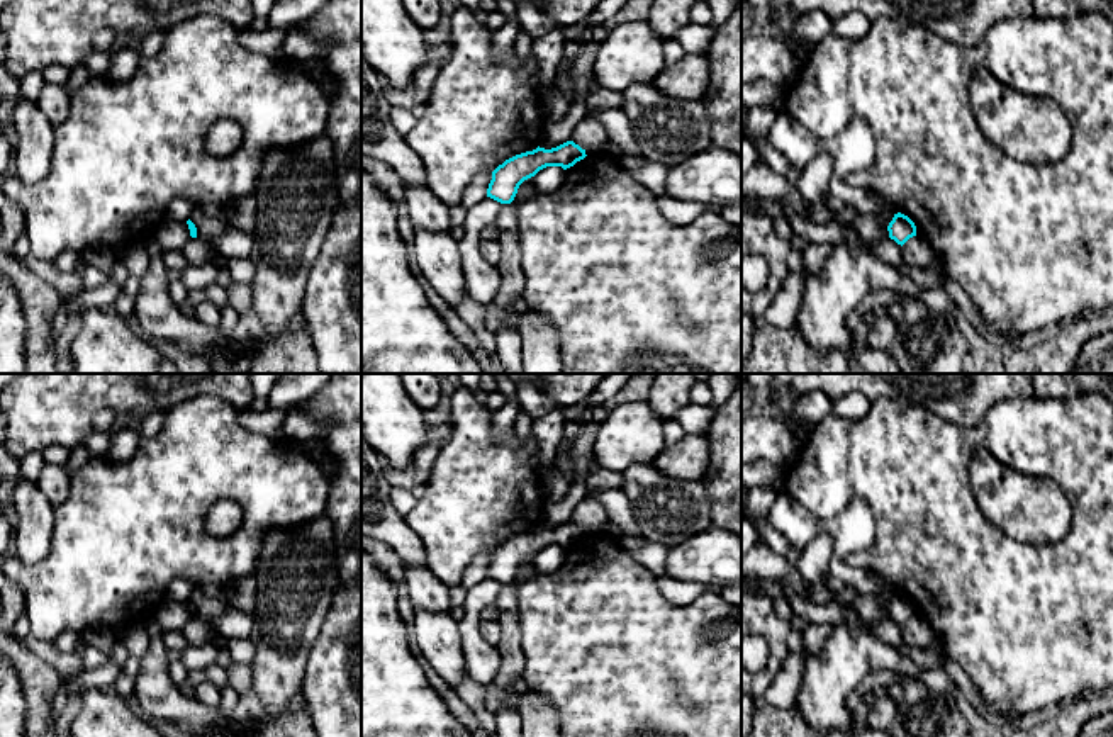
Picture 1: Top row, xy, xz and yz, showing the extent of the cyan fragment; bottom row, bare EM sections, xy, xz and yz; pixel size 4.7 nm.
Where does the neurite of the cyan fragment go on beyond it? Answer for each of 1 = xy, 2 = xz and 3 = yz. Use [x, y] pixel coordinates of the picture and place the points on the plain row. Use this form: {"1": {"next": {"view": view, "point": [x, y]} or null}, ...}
{"1": {"next": null}, "2": {"next": null}, "3": {"next": null}}

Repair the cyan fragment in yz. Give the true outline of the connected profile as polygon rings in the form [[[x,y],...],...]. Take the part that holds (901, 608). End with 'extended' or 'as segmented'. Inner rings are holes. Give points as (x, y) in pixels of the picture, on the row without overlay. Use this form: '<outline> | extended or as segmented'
[[[901,593],[894,594],[892,601],[887,606],[887,611],[889,611],[889,618],[894,620],[901,627],[909,618],[916,616],[914,603]]] | as segmented

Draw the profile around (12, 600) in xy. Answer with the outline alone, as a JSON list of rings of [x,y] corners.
[[[0,567],[0,632],[12,633],[17,618],[25,613],[25,594]]]

